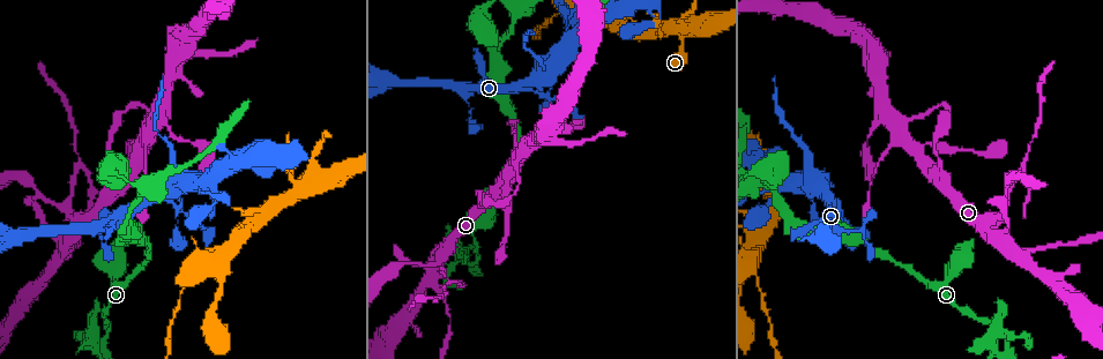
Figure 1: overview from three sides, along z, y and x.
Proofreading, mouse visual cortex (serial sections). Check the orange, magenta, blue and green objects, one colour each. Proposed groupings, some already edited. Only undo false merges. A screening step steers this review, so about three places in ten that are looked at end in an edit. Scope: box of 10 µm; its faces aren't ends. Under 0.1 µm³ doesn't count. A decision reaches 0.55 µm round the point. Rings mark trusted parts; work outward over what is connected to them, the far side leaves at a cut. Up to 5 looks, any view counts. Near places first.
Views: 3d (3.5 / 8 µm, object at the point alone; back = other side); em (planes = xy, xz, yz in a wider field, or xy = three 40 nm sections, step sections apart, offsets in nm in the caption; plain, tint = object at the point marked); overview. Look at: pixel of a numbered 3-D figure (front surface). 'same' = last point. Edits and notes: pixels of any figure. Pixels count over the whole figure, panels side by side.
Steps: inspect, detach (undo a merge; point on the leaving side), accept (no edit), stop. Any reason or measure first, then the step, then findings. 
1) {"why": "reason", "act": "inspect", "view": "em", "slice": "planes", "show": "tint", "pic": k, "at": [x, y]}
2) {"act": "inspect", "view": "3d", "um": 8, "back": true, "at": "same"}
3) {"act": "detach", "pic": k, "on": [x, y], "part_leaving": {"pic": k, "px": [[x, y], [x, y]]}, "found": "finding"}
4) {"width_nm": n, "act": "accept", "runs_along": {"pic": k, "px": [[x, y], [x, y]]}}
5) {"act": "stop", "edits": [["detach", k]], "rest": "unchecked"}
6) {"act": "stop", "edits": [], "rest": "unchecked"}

{"why": "two arms at a narrow angle", "act": "inspect", "view": "3d", "um": 3.5, "pic": 1, "at": [206, 183]}

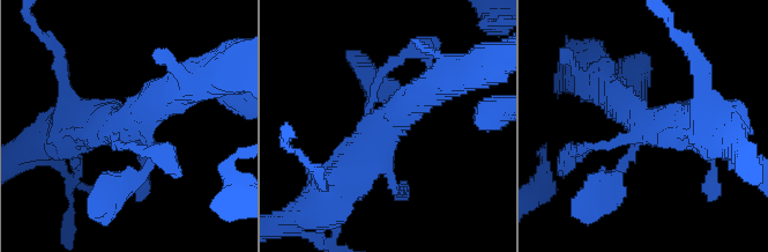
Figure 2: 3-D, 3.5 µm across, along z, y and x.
{"act": "inspect", "view": "em", "slice": "planes", "show": "tint", "pic": 2, "at": [387, 122]}

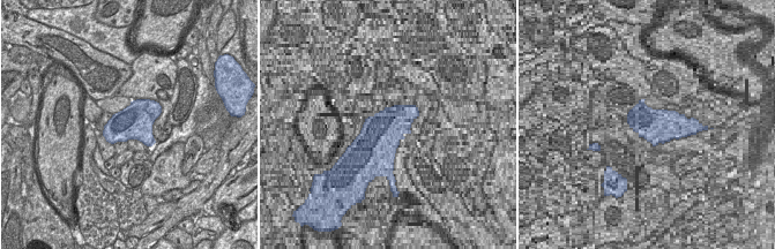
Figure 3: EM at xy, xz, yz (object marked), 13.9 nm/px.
{"act": "accept", "found": "one cell here"}

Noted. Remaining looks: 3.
{"why": "two arms at a narrow angle", "act": "inspect", "view": "3d", "um": 3.5, "pic": 1, "at": [661, 18]}

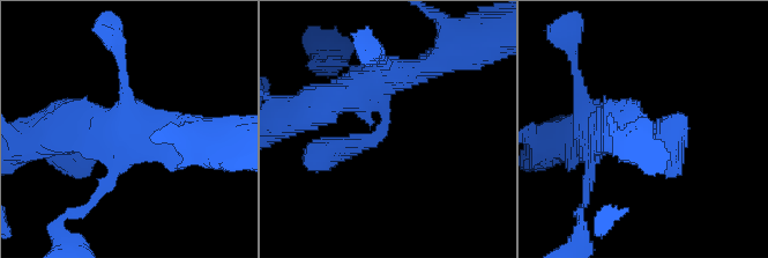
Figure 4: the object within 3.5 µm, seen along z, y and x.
{"arms": 4, "arm_widths_nm": [350, 350, 350, 500], "act": "inspect", "view": "em", "slice": "xy", "step": 3, "show": "tint", "pic": 4, "at": [384, 126]}

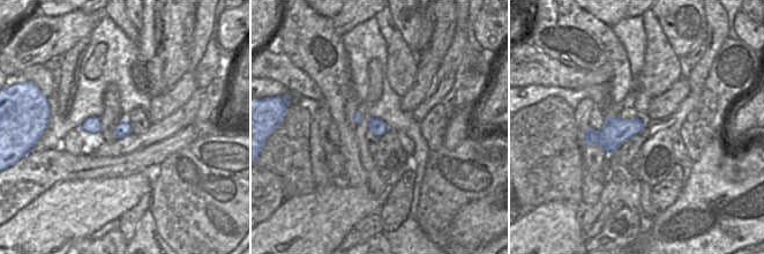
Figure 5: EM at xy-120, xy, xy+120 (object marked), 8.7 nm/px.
{"act": "accept", "found": "all the same cell"}

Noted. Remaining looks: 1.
{"act": "stop", "edits": [], "rest": "unchecked"}

